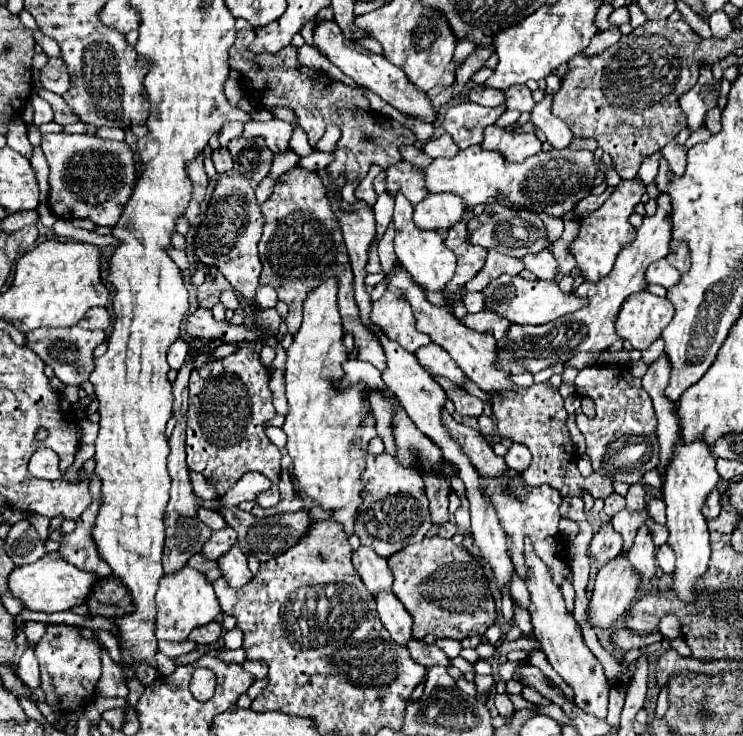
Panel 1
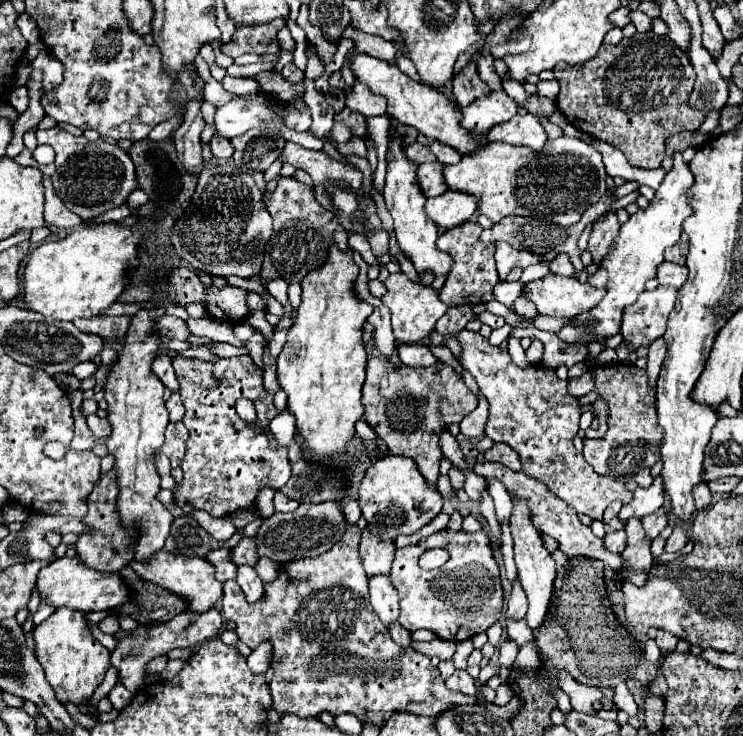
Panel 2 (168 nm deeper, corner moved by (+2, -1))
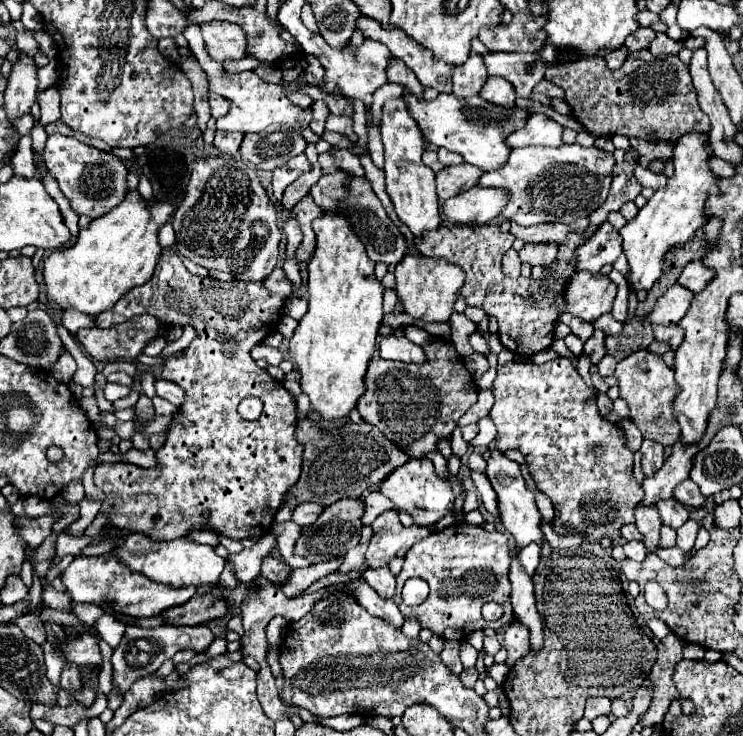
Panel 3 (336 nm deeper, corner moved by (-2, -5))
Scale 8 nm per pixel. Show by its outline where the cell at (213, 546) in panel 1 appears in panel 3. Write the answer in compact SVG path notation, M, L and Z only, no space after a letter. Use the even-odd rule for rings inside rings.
M267 557L267 559L263 561L263 565L261 565L261 573L263 573L263 577L269 579L271 583L283 585L283 583L289 579L291 569L289 569L285 563L281 563L281 561L273 559L273 557Z

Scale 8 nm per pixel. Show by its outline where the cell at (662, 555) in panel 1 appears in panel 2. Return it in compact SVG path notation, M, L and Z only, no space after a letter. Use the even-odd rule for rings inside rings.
M677 527L677 529L671 533L671 537L667 539L665 551L667 551L667 553L677 553L677 551L681 551L681 549L685 547L685 543L687 543L687 541L689 541L687 531L685 531L685 529L681 529L681 527Z

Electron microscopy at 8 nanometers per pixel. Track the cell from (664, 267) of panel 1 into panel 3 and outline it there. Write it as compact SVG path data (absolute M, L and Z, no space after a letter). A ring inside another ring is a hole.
M693 261L683 269L677 283L691 289L693 293L699 293L699 291L703 291L707 287L709 279L713 279L713 269L705 267L703 261Z

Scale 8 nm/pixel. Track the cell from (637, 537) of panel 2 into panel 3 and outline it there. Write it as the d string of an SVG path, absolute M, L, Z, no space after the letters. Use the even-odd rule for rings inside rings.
M637 503L635 507L635 525L645 535L645 545L649 551L657 549L659 541L659 529L661 529L661 517L657 515L657 507L645 507L643 503Z

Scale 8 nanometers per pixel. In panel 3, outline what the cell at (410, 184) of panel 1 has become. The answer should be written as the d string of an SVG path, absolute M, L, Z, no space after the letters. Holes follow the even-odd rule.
M469 163L445 167L443 171L437 173L437 195L441 201L447 201L459 193L463 193L467 187L475 187L477 179L483 175L477 167Z

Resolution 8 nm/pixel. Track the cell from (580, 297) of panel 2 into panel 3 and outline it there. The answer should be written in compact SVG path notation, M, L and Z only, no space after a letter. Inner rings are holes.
M579 271L571 277L571 283L565 291L565 309L571 315L577 315L585 321L595 321L605 313L611 313L613 301L617 295L617 285L599 273L589 275Z

